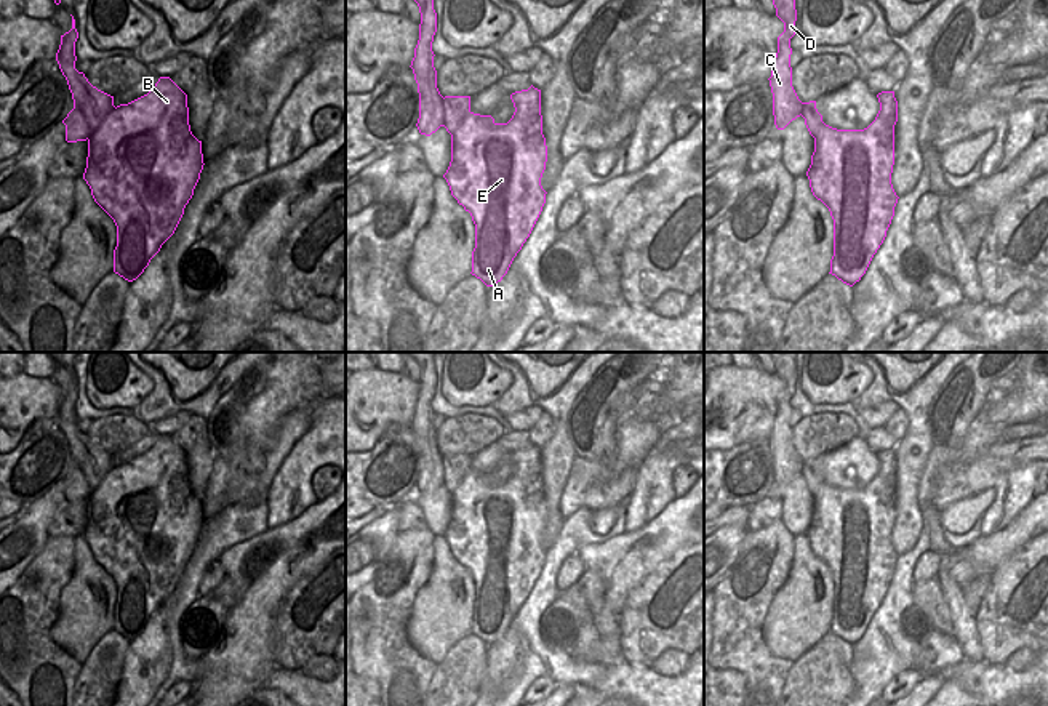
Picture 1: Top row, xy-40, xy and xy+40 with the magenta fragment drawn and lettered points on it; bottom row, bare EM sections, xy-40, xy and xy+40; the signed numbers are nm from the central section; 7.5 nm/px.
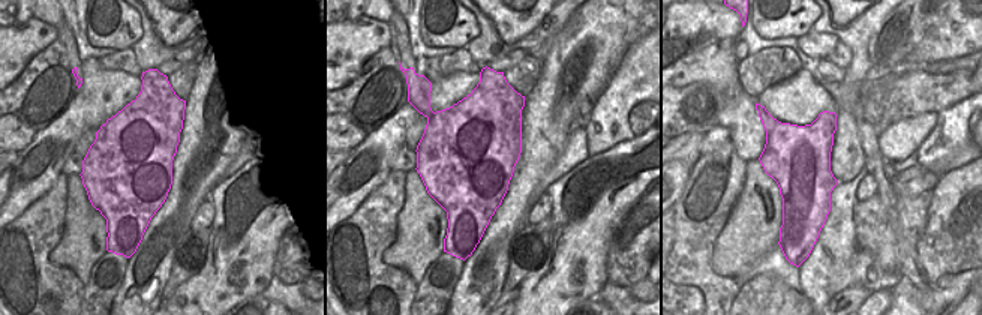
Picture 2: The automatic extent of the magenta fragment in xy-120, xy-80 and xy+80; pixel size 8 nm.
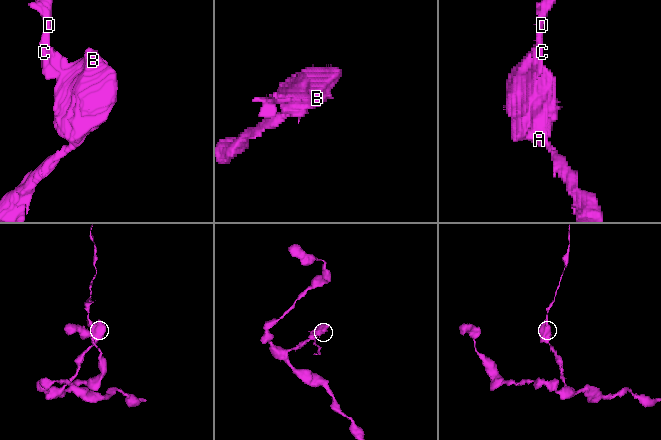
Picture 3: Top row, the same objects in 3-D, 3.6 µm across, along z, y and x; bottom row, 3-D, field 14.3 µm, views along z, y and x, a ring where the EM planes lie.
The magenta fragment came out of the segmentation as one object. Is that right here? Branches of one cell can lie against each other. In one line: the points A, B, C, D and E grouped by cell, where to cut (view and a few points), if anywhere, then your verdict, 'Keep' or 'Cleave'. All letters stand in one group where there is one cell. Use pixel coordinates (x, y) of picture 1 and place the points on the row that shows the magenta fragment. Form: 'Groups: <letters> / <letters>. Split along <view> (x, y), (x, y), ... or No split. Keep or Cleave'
Groups: A B E / C D. Split along xy-40 (114, 106), (88, 140). Cleave

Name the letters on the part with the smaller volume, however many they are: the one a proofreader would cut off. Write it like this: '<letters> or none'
C, D

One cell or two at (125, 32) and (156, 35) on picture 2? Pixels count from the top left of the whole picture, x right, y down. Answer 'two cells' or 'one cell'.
two cells

